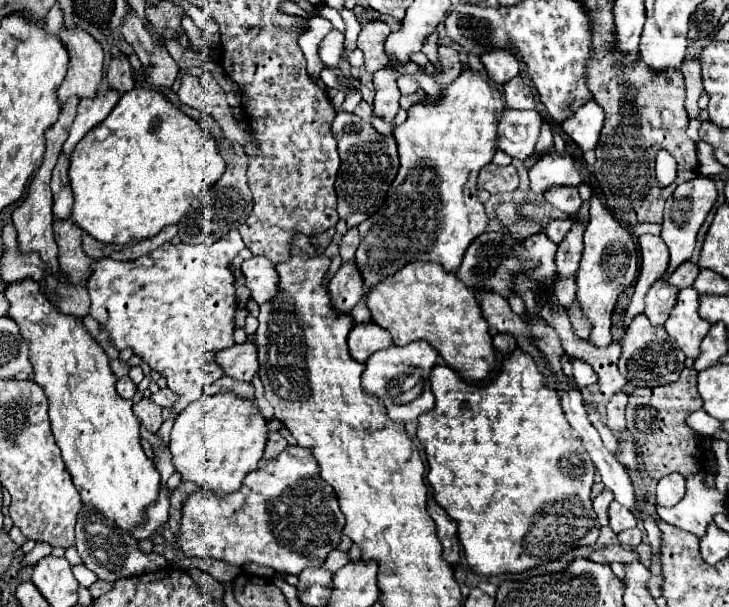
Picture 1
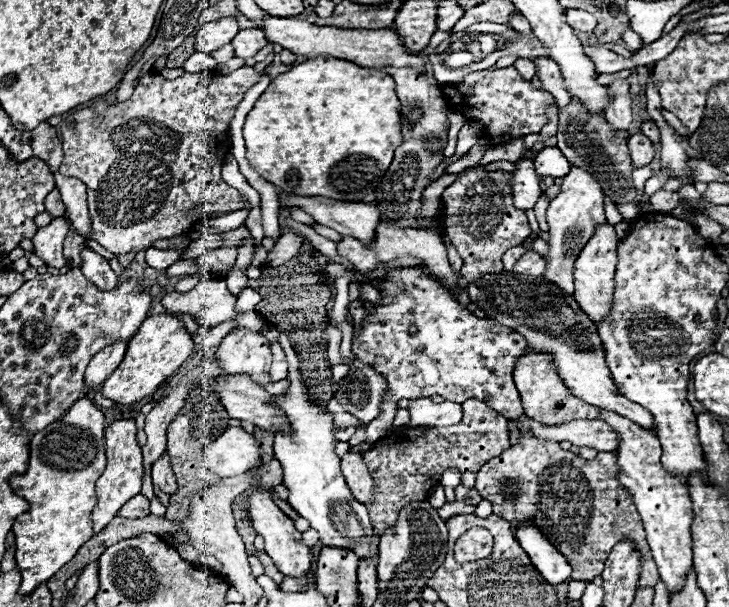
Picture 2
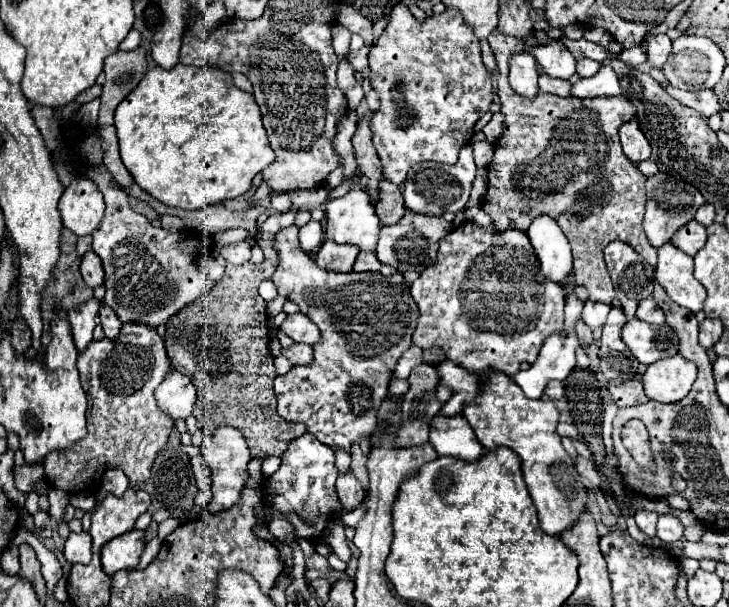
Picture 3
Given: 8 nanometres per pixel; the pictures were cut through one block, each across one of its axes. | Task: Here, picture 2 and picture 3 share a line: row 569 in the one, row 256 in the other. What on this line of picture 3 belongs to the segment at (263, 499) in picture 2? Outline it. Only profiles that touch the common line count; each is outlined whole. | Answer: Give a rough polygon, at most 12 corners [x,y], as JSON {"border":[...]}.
{"border":[[276,234],[278,294],[322,334],[276,410],[332,450],[378,426],[412,344],[400,272],[328,272]]}

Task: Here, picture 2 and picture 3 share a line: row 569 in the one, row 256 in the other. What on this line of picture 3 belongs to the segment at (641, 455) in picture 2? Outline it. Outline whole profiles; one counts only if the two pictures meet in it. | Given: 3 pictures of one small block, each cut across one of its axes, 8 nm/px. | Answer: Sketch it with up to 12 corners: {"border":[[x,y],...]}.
{"border":[[666,242],[654,276],[672,302],[698,312],[706,288],[692,256]]}

